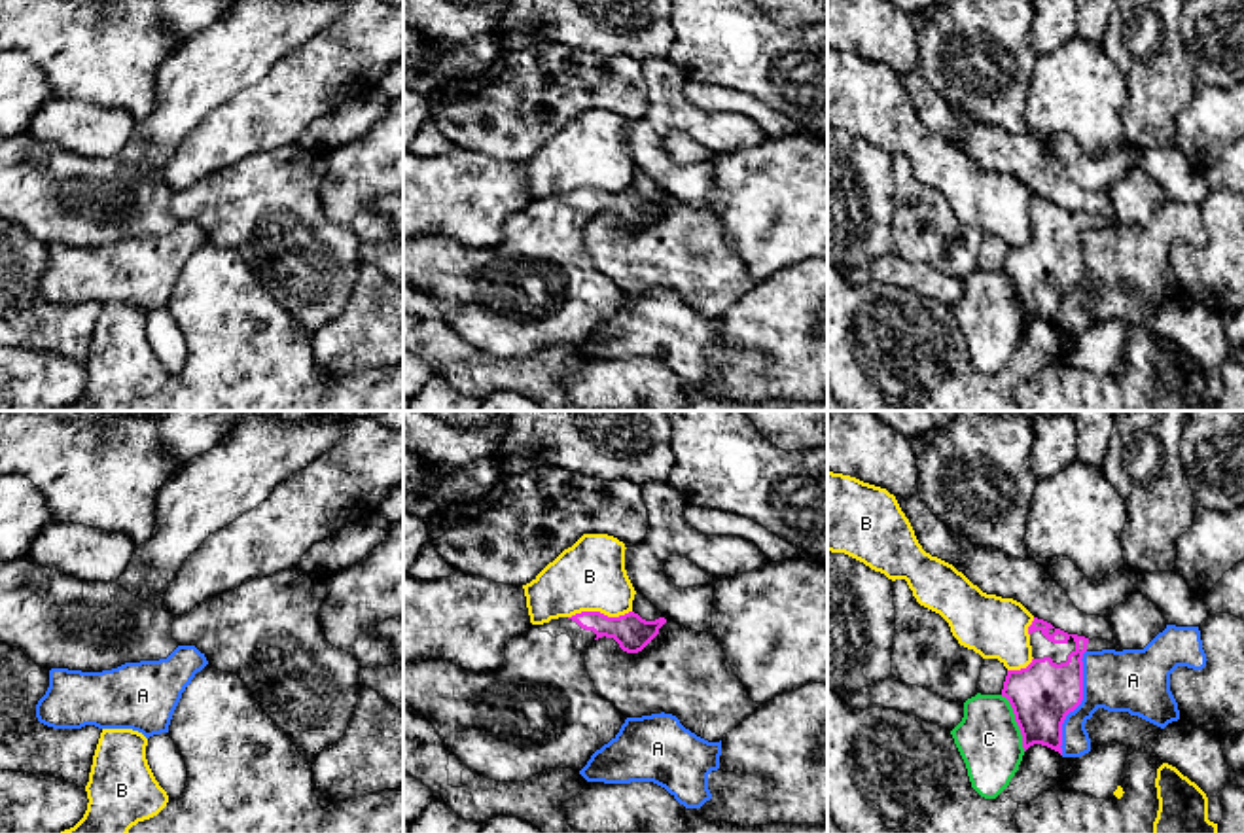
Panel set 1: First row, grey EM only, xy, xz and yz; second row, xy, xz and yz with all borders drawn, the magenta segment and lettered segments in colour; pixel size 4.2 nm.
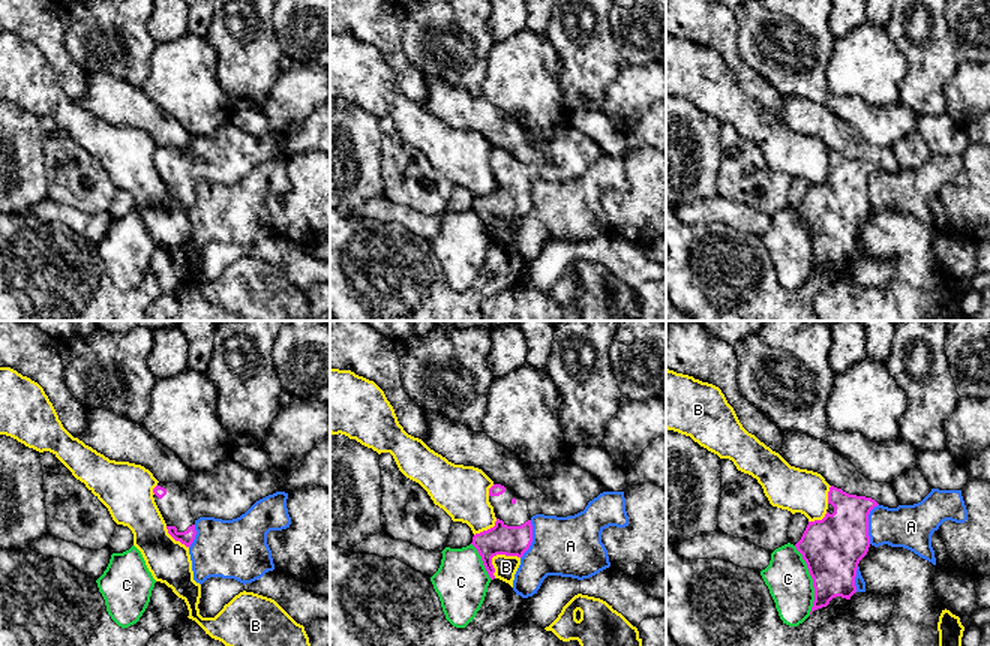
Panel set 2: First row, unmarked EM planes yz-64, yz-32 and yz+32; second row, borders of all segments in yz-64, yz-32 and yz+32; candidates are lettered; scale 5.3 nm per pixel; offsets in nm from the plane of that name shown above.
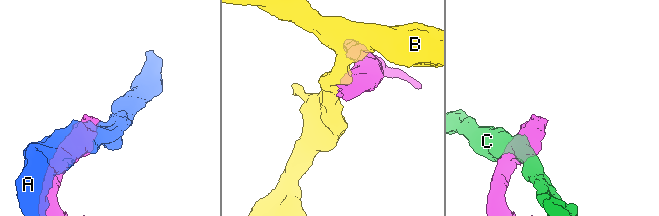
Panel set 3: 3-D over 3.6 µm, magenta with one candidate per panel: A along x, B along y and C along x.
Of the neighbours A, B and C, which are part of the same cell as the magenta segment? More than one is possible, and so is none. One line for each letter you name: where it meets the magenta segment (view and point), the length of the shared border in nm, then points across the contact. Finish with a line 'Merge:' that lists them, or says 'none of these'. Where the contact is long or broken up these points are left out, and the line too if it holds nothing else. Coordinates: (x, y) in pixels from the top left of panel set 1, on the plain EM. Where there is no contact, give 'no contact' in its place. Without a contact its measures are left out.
Merge: none of these

